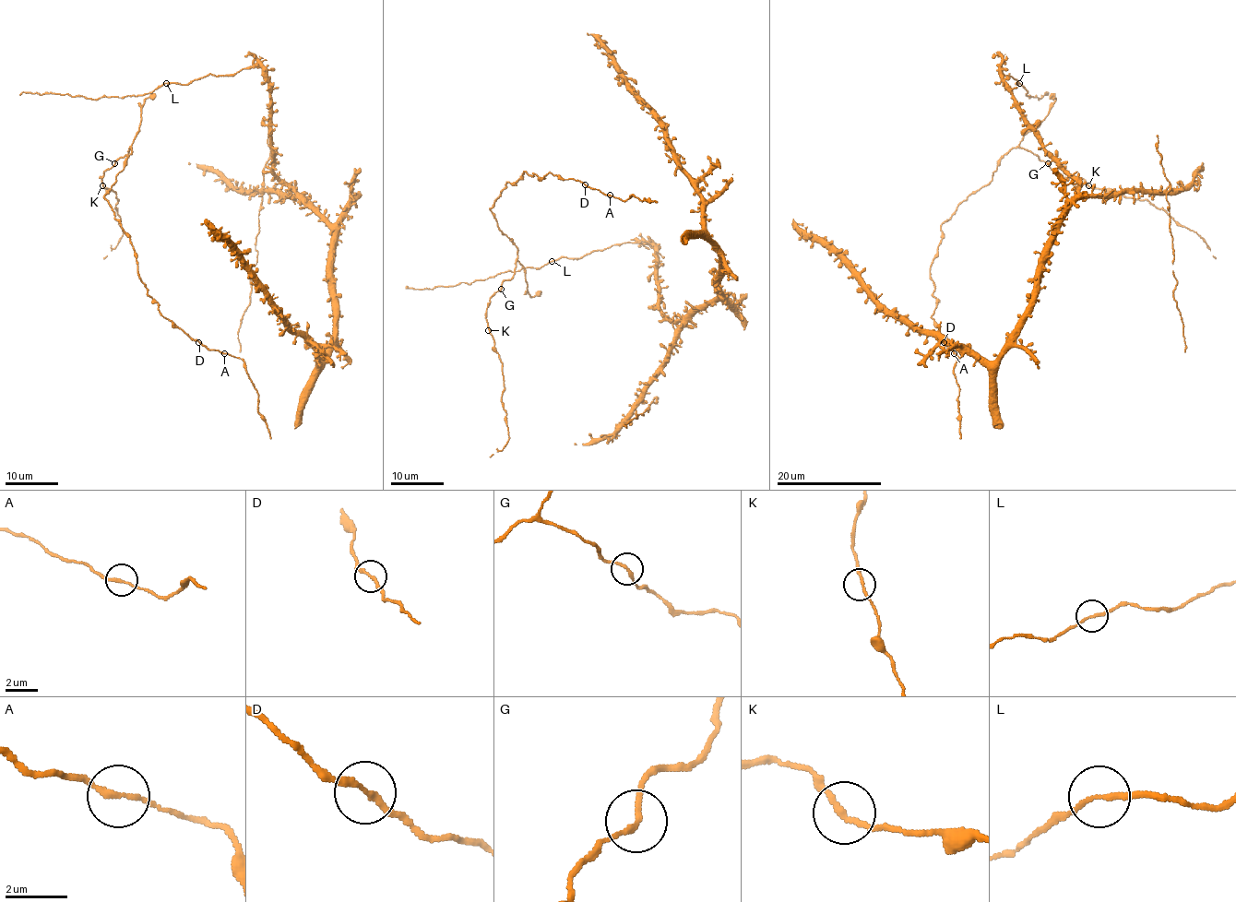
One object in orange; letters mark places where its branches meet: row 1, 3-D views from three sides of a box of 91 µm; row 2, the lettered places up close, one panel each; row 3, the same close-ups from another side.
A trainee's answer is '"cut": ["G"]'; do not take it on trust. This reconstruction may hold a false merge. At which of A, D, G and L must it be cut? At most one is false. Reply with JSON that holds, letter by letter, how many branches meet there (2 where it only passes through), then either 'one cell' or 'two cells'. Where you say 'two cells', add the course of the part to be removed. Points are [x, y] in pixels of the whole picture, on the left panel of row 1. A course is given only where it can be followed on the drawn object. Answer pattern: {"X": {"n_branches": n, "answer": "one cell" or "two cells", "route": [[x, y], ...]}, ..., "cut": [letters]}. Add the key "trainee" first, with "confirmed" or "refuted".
{"trainee": "refuted", "A": {"n_branches": 2, "answer": "one cell"}, "D": {"n_branches": 2, "answer": "one cell"}, "G": {"n_branches": 2, "answer": "one cell"}, "L": {"n_branches": 2, "answer": "one cell"}, "cut": []}

